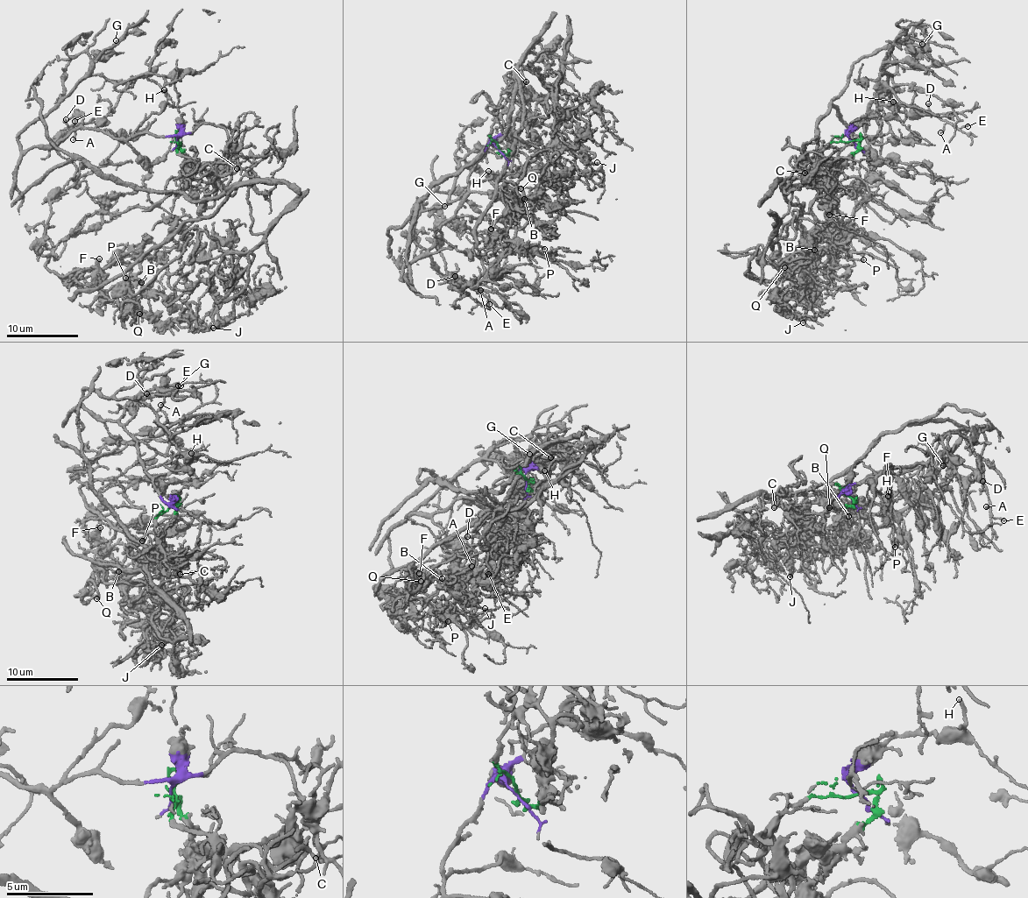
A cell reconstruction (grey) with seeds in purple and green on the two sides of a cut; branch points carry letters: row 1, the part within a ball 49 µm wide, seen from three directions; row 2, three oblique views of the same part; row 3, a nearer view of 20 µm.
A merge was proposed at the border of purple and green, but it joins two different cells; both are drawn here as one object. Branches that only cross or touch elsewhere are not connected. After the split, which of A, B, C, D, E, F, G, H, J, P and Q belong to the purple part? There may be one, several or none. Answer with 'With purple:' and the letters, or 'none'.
With purple: A, D, E, G, H

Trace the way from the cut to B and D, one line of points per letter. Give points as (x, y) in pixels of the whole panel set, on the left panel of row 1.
B: (176, 141), (230, 169), (226, 191), (255, 175), (263, 241), (223, 251), (189, 229), (128, 289), (140, 282)
D: (176, 141), (177, 137), (168, 135), (142, 132), (124, 137), (85, 127), (58, 140), (67, 125), (65, 119)

